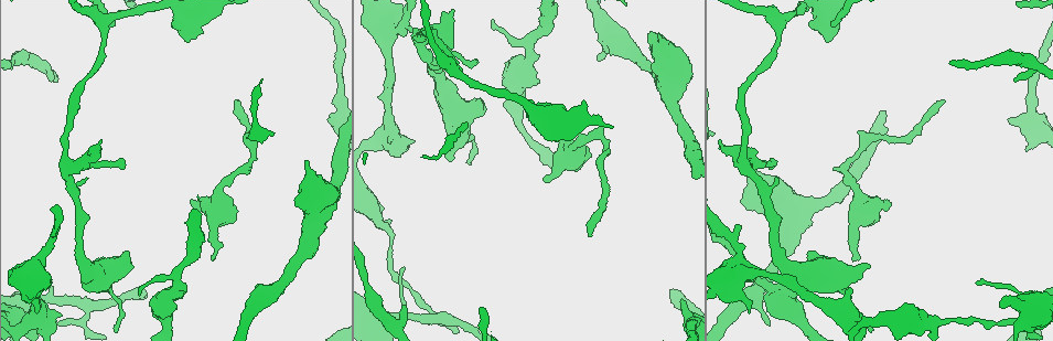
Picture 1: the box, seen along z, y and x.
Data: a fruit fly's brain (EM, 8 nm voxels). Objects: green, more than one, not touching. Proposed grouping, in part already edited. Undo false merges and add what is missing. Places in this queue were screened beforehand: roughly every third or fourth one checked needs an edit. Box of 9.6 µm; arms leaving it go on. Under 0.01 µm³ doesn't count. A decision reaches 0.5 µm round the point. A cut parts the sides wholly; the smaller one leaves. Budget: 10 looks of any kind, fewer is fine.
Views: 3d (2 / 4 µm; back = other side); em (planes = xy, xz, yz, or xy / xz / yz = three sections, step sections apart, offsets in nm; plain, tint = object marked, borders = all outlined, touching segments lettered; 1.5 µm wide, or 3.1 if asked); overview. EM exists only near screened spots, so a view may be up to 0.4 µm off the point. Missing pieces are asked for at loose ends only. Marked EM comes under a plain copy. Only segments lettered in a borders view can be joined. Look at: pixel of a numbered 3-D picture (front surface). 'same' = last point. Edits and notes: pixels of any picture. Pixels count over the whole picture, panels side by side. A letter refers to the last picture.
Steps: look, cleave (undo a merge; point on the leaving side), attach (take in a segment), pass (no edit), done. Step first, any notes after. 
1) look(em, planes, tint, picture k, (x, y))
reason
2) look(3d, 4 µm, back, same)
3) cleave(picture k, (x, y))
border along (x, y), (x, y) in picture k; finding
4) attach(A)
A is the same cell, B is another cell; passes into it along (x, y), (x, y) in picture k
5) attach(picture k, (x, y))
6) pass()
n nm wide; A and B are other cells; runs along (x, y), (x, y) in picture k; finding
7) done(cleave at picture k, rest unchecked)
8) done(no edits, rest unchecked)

look(em, yz, step 4, borders, picture 1, (600, 59))
an open end

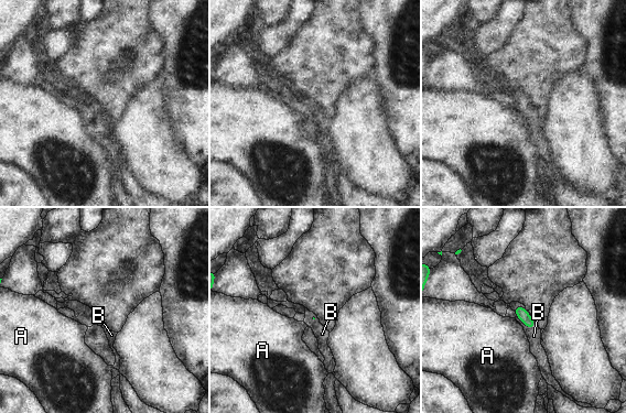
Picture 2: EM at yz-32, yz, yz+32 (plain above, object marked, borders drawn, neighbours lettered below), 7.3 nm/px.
look(em, planes, borders, same)

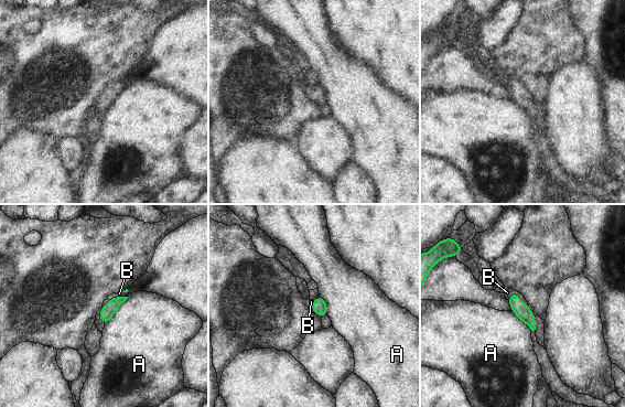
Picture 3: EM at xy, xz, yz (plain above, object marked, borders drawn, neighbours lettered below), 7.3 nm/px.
attach(B)
A touches over 260 nm; B is the same cell, A is another cell; it goes on there

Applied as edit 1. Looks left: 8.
look(em, planes, tint, picture 1, (651, 33))
an open end

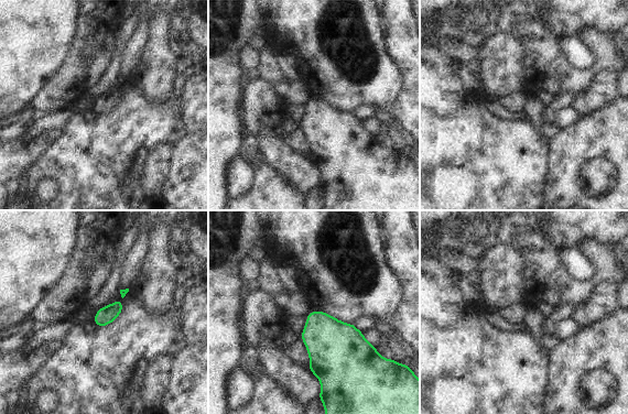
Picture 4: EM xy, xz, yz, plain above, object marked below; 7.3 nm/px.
look(em, planes, borders, same)

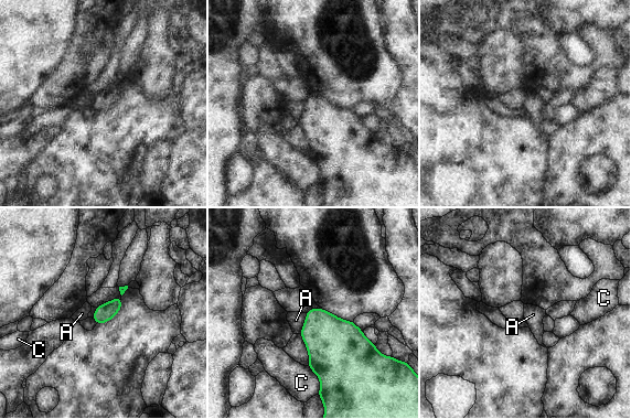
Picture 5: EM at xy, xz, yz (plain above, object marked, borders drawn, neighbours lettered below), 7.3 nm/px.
pass()
A and C are other cells; border along (306, 313), (306, 319), (299, 333) in picture 5; none of them fits

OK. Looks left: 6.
look(em, xy, step 4, tint, picture 1, (492, 23))
thin end

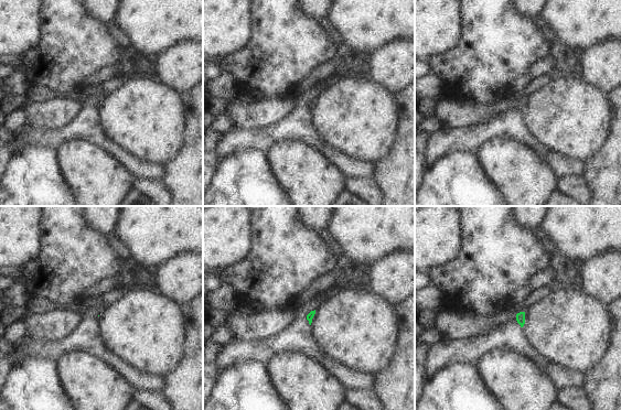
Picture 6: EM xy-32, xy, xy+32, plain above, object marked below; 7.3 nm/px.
look(em, planes, borders, same)
cut it another way

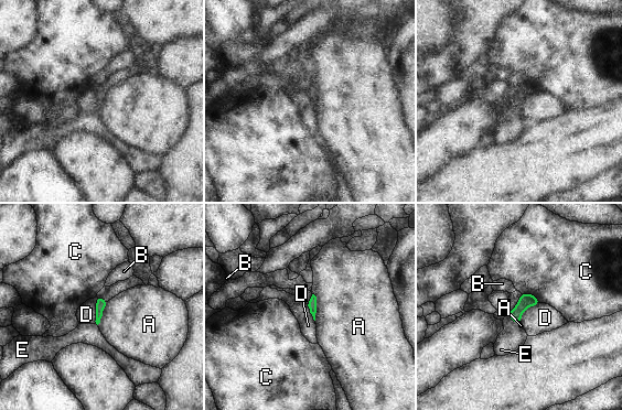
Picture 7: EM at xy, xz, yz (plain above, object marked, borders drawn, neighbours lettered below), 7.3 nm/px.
pass()
A, B, C, D and E are other cells; border along (540, 302), (528, 306), (521, 322) in picture 7; none of them fits

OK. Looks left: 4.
look(em, xy, step 4, tint, picture 1, (51, 81))
an open end

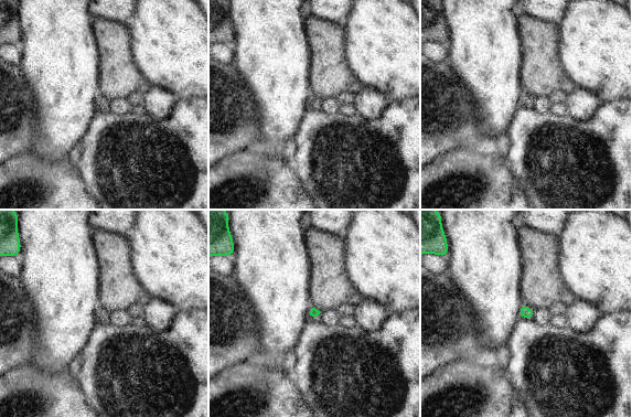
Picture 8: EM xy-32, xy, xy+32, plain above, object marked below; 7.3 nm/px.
look(em, planes, tint, same)
cut it another way

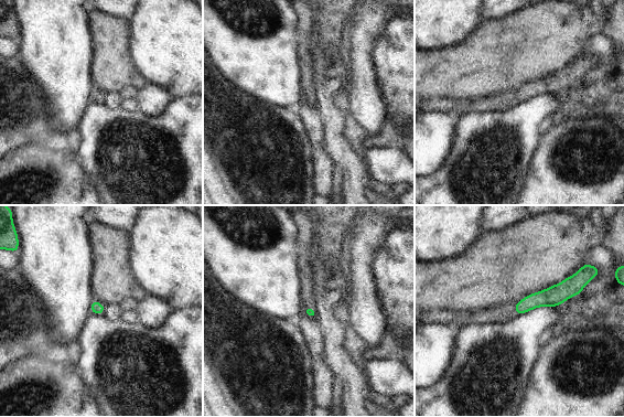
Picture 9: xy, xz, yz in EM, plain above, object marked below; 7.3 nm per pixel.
look(em, planes, borders, same)

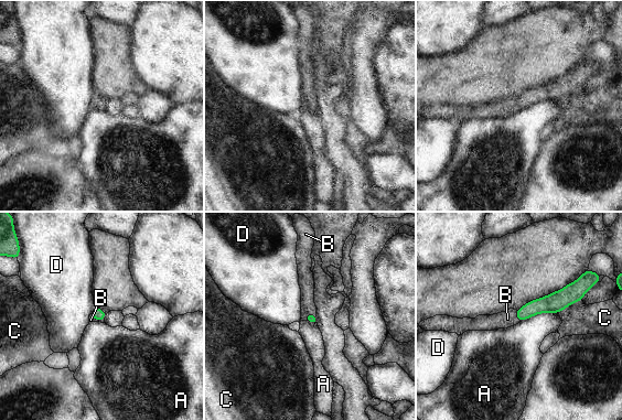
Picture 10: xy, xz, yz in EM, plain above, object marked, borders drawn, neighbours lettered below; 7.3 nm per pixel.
attach(B)
A touches over 280 nm; B is the same cell, A, C and D are other cells; passes into it along (312, 319), (309, 313), (306, 279) in picture 10; the cell continues

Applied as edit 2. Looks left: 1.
done(attach at picture 3, attach at picture 10, rest unchecked)

